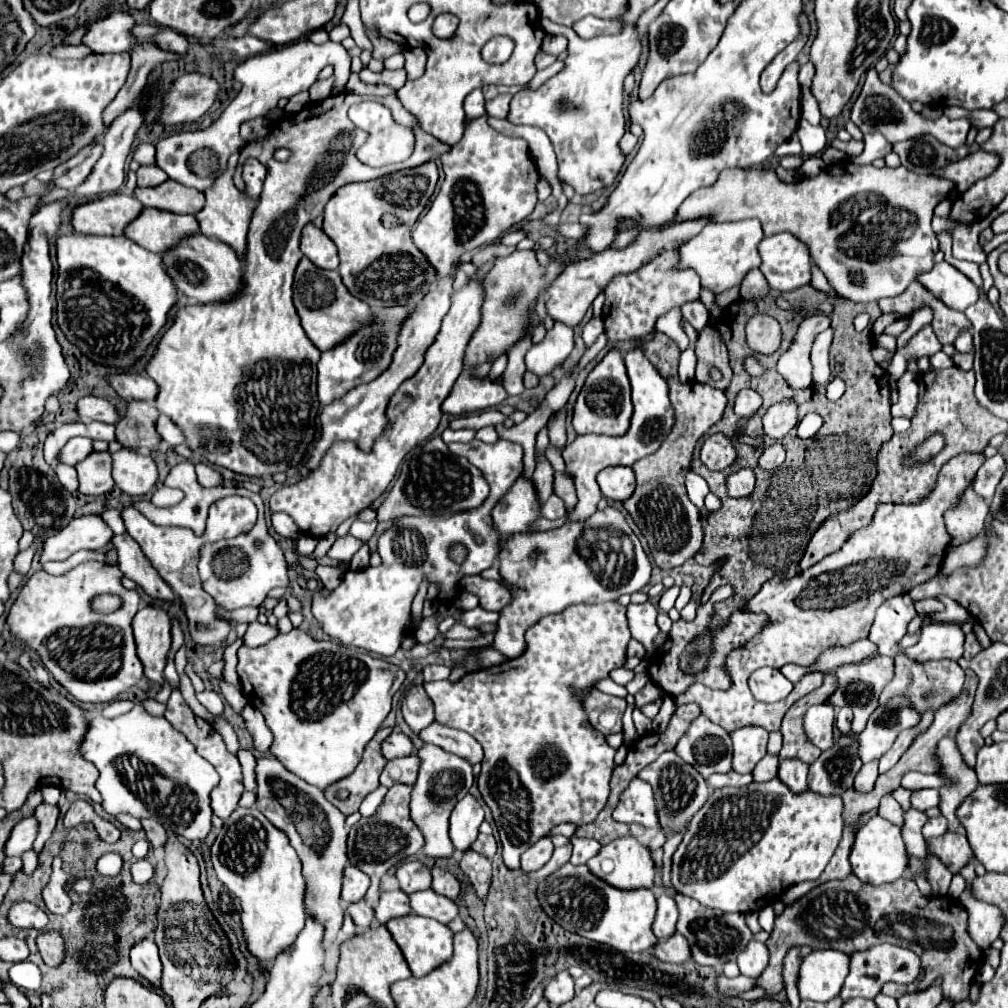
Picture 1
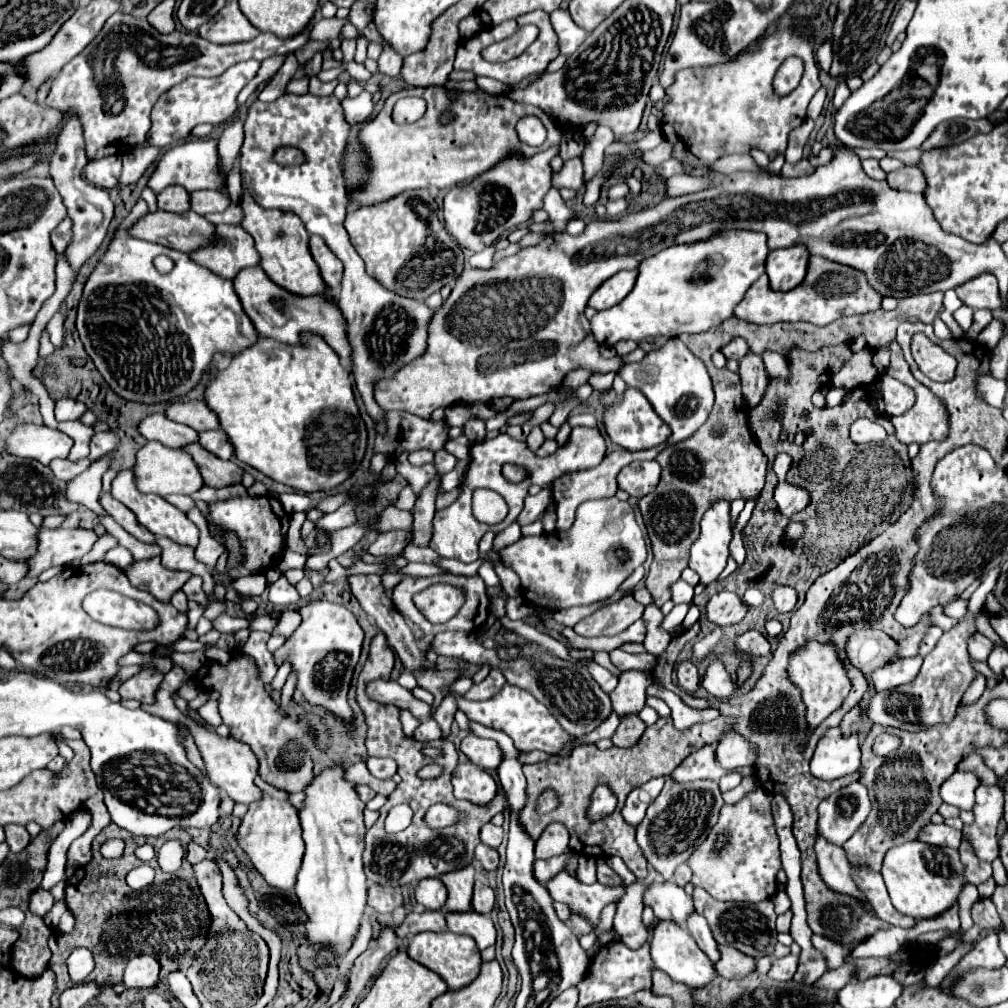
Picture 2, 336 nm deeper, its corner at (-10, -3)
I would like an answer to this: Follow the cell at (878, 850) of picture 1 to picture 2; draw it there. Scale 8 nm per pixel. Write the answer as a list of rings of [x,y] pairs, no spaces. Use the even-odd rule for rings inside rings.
[[[910,841],[900,847],[892,847],[884,857],[882,877],[888,887],[892,905],[914,919],[930,919],[948,911],[966,885],[964,865],[960,861],[958,849],[936,847],[922,841]]]

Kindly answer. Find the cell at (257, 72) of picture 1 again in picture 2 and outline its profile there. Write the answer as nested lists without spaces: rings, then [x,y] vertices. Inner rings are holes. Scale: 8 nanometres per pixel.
[[[198,139],[198,141],[188,141],[176,147],[170,147],[162,159],[158,161],[148,187],[158,195],[164,187],[168,185],[182,185],[186,191],[198,190],[216,190],[226,193],[226,183],[224,179],[220,179],[220,175],[216,175],[216,163],[218,163],[218,155],[216,155],[216,141],[212,139]],[[200,169],[200,173],[198,173]]]

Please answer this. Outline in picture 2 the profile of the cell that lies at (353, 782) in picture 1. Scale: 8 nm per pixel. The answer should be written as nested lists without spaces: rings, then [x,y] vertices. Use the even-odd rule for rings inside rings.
[[[400,709],[400,723],[402,723],[402,729],[406,735],[412,735],[416,731],[416,727],[422,723],[418,717],[414,717],[410,711],[406,709]]]

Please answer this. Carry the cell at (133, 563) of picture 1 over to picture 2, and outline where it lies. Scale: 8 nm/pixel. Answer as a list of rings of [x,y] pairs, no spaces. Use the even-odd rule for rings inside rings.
[[[102,493],[100,505],[104,507],[104,511],[106,511],[110,517],[114,517],[114,519],[116,519],[130,535],[134,535],[138,541],[144,541],[144,543],[154,543],[154,541],[156,541],[154,535],[138,523],[136,515],[134,515],[124,503],[116,501],[110,493]]]

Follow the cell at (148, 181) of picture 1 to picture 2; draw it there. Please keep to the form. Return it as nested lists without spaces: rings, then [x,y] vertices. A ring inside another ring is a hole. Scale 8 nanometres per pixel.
[[[166,187],[158,195],[158,209],[170,211],[170,213],[184,213],[190,211],[190,193],[184,191],[184,187]]]

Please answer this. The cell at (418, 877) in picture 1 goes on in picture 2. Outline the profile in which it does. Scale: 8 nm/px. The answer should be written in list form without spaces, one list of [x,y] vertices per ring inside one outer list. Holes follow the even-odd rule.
[[[440,877],[422,879],[416,885],[416,901],[428,907],[430,911],[438,911],[446,903],[446,899],[448,899],[448,889]]]

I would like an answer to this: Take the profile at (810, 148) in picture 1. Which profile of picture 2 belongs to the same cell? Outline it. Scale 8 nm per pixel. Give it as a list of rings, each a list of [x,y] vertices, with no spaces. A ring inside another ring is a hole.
[[[831,40],[824,41],[818,51],[816,51],[816,61],[818,61],[818,67],[828,71],[830,69],[830,63],[832,63],[832,42]]]

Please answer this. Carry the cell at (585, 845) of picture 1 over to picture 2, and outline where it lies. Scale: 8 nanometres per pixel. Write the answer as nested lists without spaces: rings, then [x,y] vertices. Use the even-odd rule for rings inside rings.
[[[580,855],[578,857],[576,879],[580,883],[586,883],[586,885],[596,883],[596,859],[594,857],[588,857],[588,855]]]

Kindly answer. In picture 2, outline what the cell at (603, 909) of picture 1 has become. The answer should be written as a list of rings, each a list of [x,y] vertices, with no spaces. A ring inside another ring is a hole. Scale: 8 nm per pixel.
[[[668,921],[656,923],[656,927],[652,929],[652,959],[654,959],[654,963],[656,963],[658,969],[662,969],[664,973],[670,975],[672,981],[684,983],[690,989],[706,987],[716,977],[714,963],[696,945],[696,941],[690,937],[688,929],[676,925],[676,923],[668,923]]]

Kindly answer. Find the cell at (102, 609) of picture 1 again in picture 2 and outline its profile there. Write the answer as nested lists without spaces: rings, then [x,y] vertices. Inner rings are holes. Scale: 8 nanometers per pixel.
[[[106,589],[90,593],[84,599],[84,611],[98,623],[130,631],[152,631],[160,623],[150,605]]]

